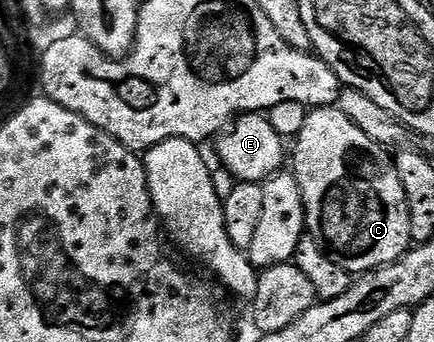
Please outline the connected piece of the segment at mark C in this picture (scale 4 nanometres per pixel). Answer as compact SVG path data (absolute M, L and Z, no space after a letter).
M335 106L312 109L305 120L305 128L294 139L295 167L293 173L301 188L301 200L307 221L306 233L317 240L328 256L352 276L388 266L397 261L406 250L411 249L411 225L405 188L395 170L392 155L379 143L373 141L345 112Z

